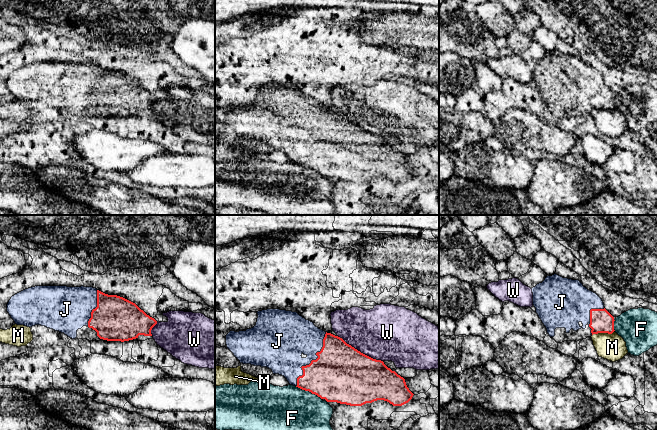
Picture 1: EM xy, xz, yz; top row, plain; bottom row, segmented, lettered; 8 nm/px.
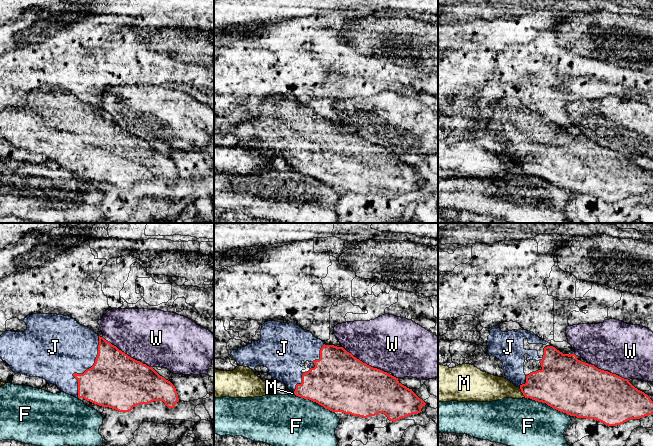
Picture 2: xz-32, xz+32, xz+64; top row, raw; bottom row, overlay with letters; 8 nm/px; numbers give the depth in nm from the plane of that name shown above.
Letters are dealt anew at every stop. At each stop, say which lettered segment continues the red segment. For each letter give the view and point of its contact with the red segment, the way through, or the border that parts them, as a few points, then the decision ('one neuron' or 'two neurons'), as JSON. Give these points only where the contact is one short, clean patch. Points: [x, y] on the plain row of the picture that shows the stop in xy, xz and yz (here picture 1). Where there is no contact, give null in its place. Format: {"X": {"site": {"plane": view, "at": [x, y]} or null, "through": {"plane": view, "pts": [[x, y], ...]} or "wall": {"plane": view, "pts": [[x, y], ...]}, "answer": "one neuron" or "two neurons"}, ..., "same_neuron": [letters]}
{"F": {"site": {"plane": "xz", "at": [308, 166]}, "answer": "two neurons"}, "J": {"site": {"plane": "xz", "at": [312, 136]}, "answer": "one neuron"}, "M": {"site": {"plane": "yz", "at": [602, 108]}, "answer": "two neurons"}, "W": {"site": {"plane": "xz", "at": [359, 127]}, "answer": "two neurons"}, "same_neuron": ["J"]}

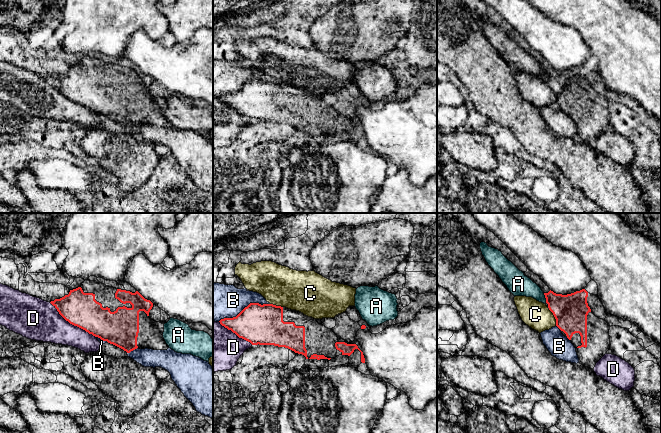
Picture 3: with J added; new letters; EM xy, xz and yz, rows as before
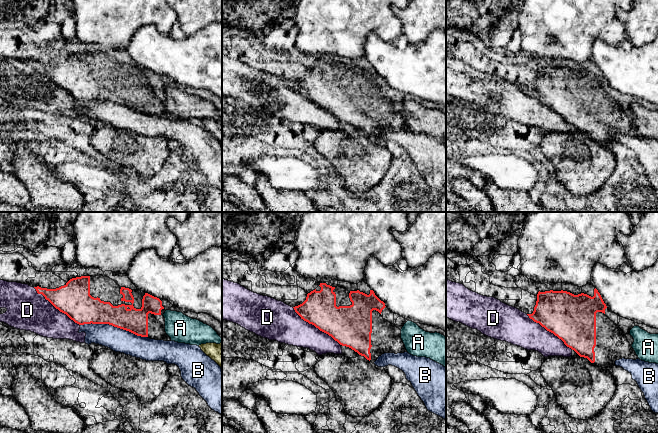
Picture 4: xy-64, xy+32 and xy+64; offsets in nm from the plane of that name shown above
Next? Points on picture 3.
{"A": {"site": {"plane": "yz", "at": [545, 73]}, "wall": {"plane": "yz", "pts": [[543, 69], [546, 78]]}, "answer": "two neurons"}, "B": {"site": {"plane": "xz", "at": [244, 84]}, "answer": "two neurons"}, "C": {"site": {"plane": "yz", "at": [554, 92]}, "answer": "two neurons"}, "D": {"site": {"plane": "xy", "at": [72, 100]}, "answer": "two neurons"}, "same_neuron": []}

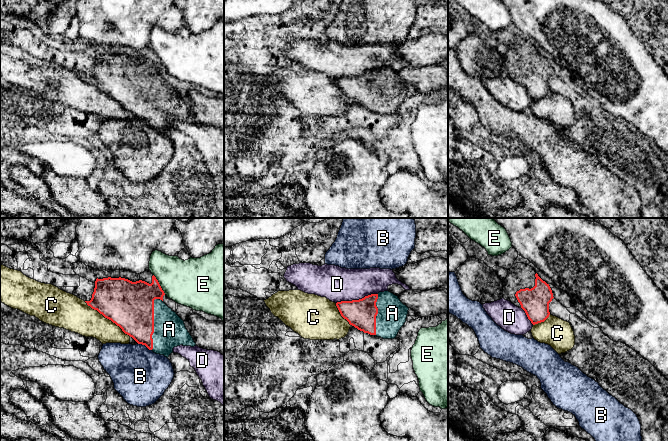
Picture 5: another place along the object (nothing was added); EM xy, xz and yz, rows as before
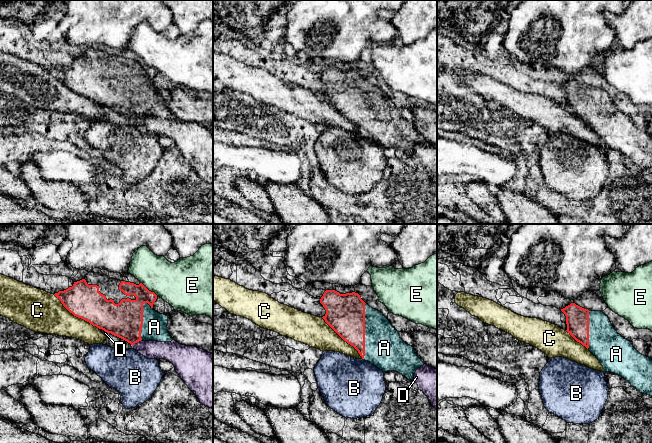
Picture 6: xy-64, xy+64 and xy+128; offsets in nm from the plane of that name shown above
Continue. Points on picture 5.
{"A": {"site": {"plane": "xy", "at": [153, 98]}, "answer": "one neuron"}, "B": {"site": {"plane": "xy", "at": [145, 121]}, "wall": {"plane": "xy", "pts": [[138, 119], [144, 120], [151, 126]]}, "answer": "two neurons"}, "C": {"site": {"plane": "xy", "at": [107, 94]}, "answer": "two neurons"}, "D": {"site": {"plane": "xz", "at": [356, 76]}, "answer": "two neurons"}, "E": {"site": {"plane": "xy", "at": [159, 60]}, "wall": {"plane": "xy", "pts": [[153, 50], [165, 70]]}, "answer": "two neurons"}, "same_neuron": ["A"]}

